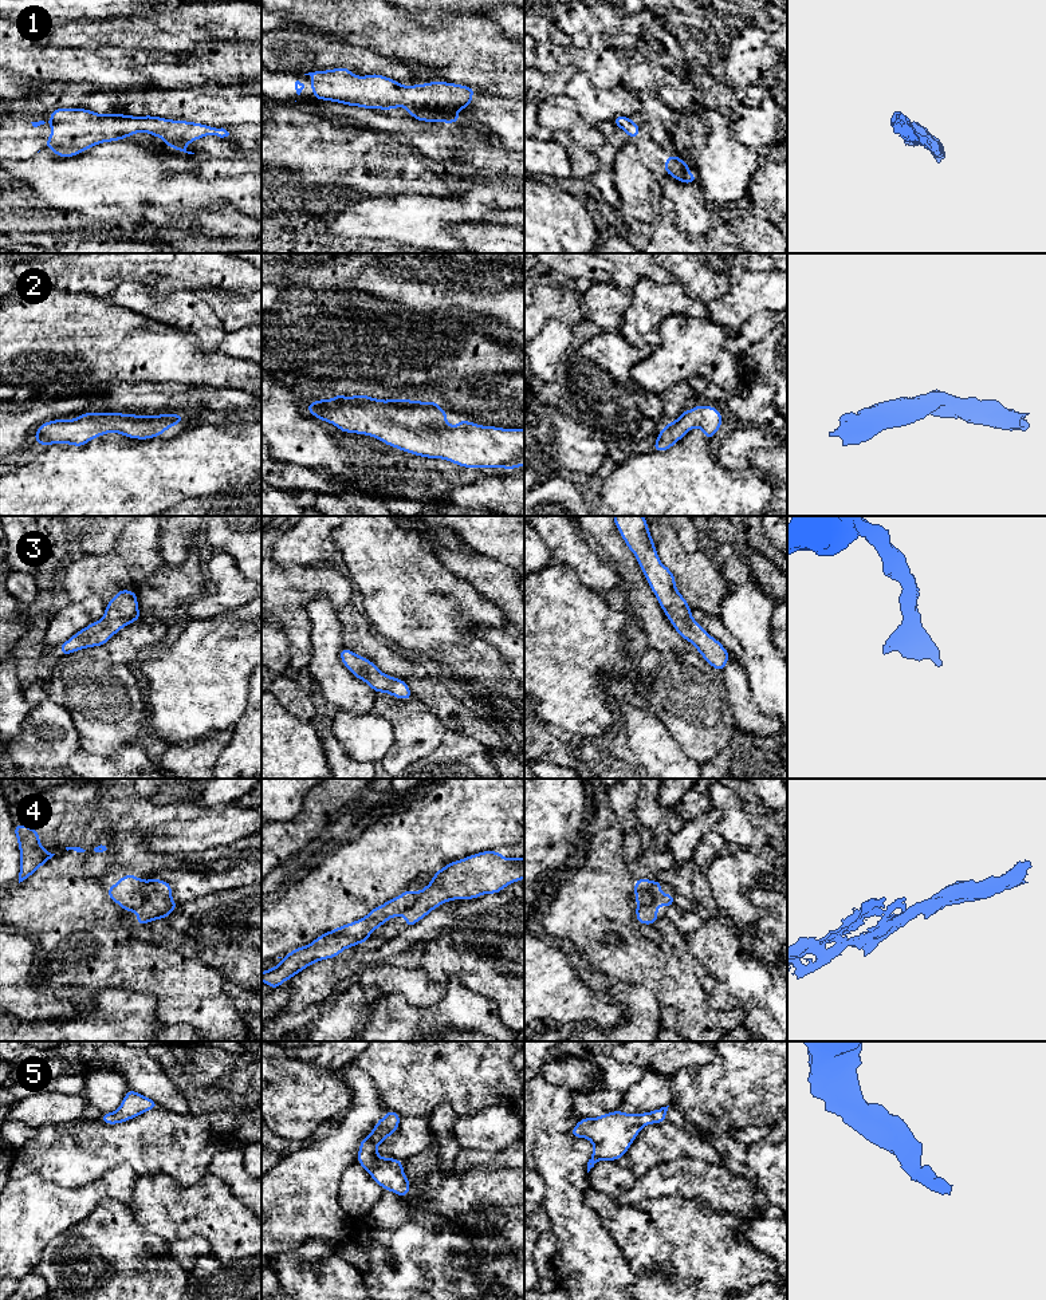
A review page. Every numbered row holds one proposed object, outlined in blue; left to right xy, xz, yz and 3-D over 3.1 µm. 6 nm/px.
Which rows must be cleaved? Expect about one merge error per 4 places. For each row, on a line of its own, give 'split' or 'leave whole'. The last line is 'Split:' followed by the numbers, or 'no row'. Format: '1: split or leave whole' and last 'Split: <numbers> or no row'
1: leave whole
2: leave whole
3: leave whole
4: split
5: leave whole
Split: 4

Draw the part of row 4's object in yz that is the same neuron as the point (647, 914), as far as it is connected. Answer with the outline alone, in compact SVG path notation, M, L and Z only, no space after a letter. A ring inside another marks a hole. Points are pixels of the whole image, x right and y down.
M656 881L650 887L650 893L653 901L649 905L640 905L637 903L636 907L636 919L641 925L654 925L660 917L657 915L657 909L662 903L665 909L675 905L675 895L673 894L662 894L660 887L664 886L662 882Z

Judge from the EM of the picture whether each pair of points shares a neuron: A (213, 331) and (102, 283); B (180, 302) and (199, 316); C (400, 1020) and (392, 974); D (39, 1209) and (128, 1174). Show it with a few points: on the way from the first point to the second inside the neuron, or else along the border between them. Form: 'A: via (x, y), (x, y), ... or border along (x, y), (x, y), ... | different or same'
A: border along (148, 287), (125, 280), (106, 298) | different
B: via (184, 306), (195, 315) | same
C: border along (386, 995), (400, 995), (412, 1005), (425, 1007) | different
D: via (61, 1208), (75, 1205), (106, 1189) | same

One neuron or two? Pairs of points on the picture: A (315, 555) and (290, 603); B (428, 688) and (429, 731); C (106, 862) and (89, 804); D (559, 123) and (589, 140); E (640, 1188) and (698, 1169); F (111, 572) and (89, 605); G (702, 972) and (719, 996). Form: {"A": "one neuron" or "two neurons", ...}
{"A": "two neurons", "B": "two neurons", "C": "one neuron", "D": "one neuron", "E": "one neuron", "F": "two neurons", "G": "two neurons"}

